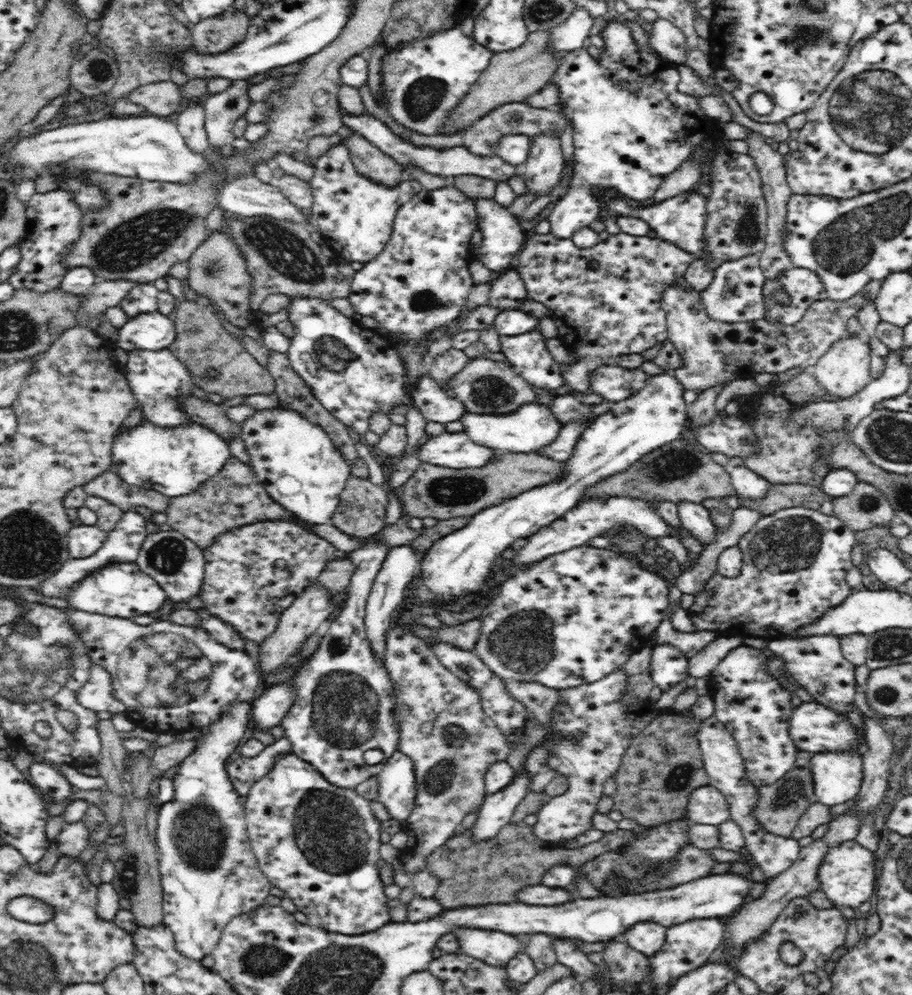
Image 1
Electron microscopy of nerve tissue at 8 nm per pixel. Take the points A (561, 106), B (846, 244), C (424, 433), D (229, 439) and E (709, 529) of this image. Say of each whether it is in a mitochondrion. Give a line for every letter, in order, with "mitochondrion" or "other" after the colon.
A: other
B: mitochondrion
C: other
D: other
E: other

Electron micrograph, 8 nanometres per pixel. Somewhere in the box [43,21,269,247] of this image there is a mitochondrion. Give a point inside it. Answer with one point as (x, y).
(98, 70)

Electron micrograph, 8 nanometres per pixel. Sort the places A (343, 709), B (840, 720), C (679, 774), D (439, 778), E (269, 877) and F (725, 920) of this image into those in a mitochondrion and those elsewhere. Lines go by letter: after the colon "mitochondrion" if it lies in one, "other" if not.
A: mitochondrion
B: other
C: mitochondrion
D: mitochondrion
E: other
F: other

